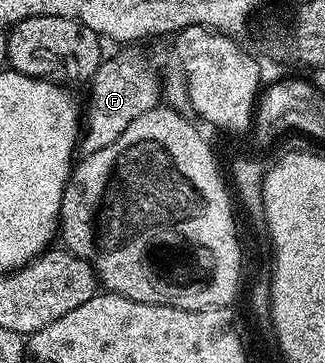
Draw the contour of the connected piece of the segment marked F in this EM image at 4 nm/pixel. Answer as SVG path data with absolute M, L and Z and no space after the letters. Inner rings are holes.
M122 50L119 56L103 59L102 64L96 70L94 79L89 81L90 101L84 104L84 123L80 128L80 152L82 156L91 156L96 154L96 150L104 150L104 146L112 146L112 142L116 142L116 138L120 138L120 134L124 134L124 130L128 130L128 126L132 126L132 122L136 122L136 118L140 118L140 114L144 114L148 110L159 107L160 97L163 95L164 88L160 83L160 76L154 73L154 68L150 65L150 60L142 52L126 52L130 50Z

